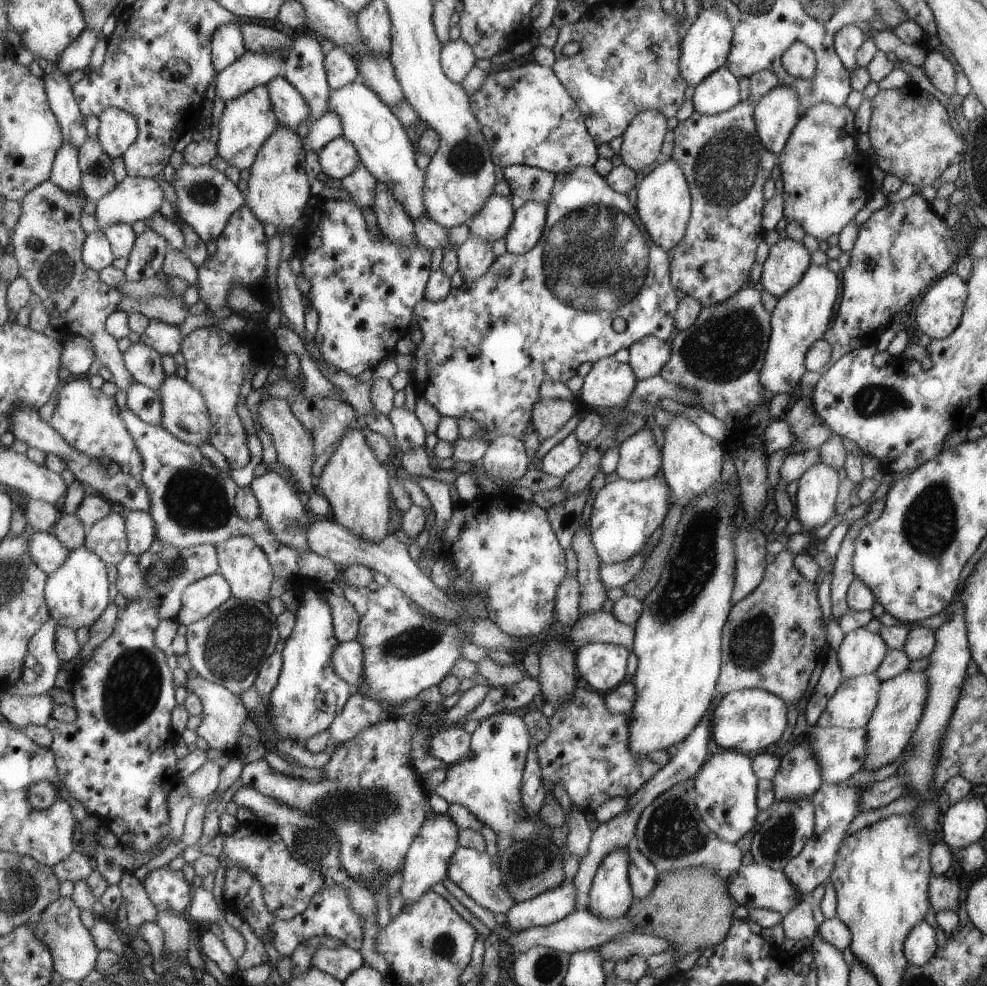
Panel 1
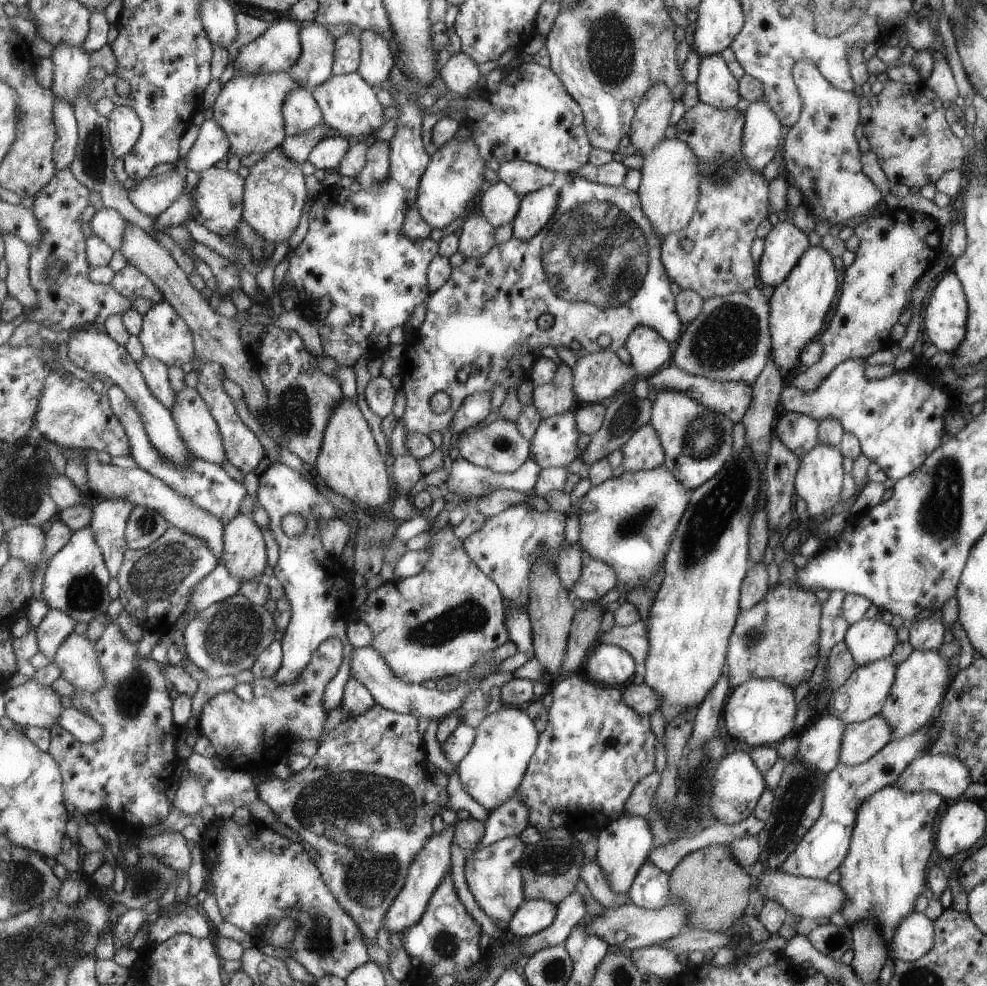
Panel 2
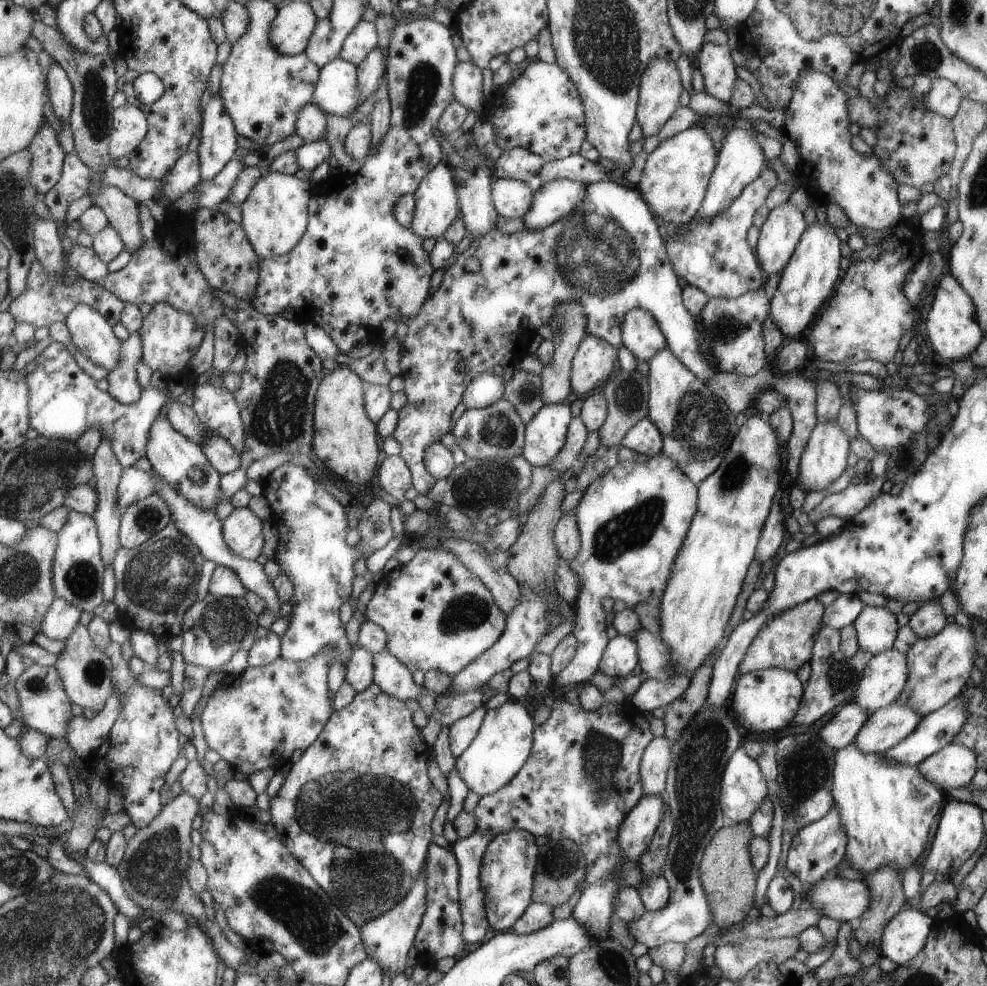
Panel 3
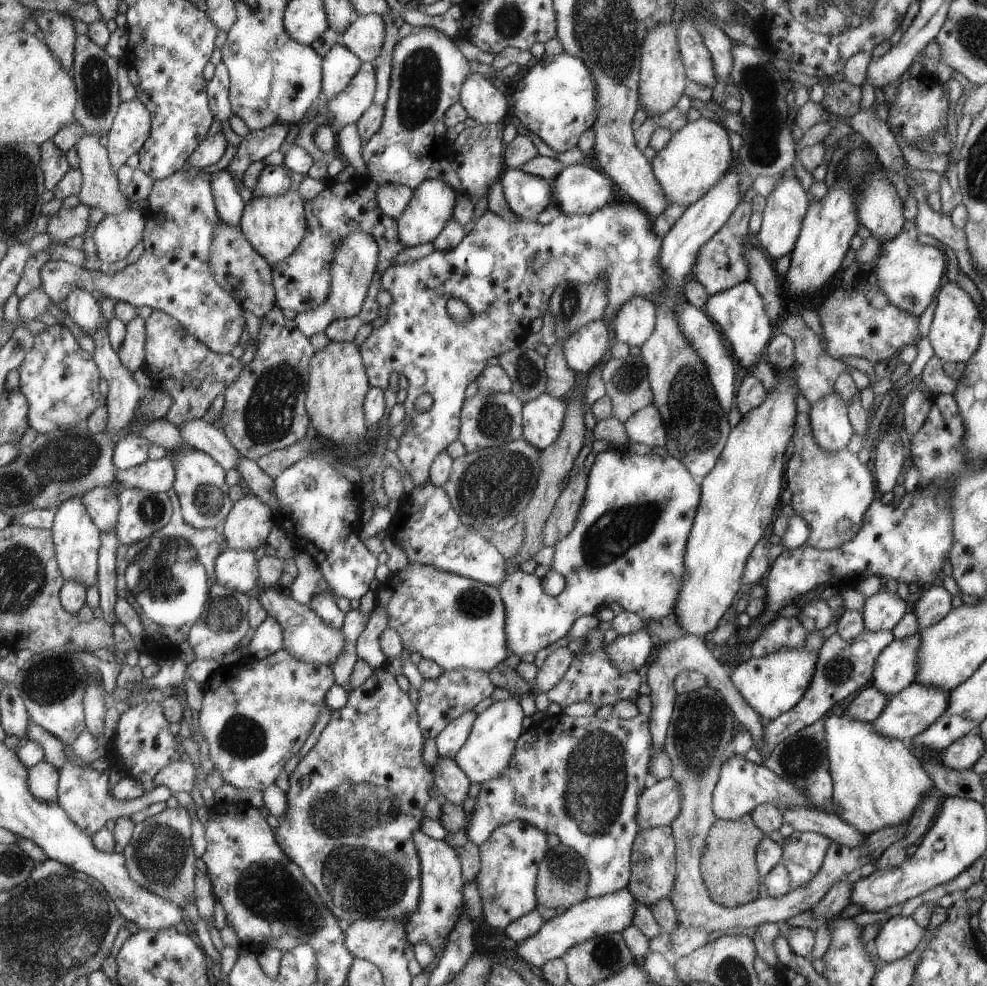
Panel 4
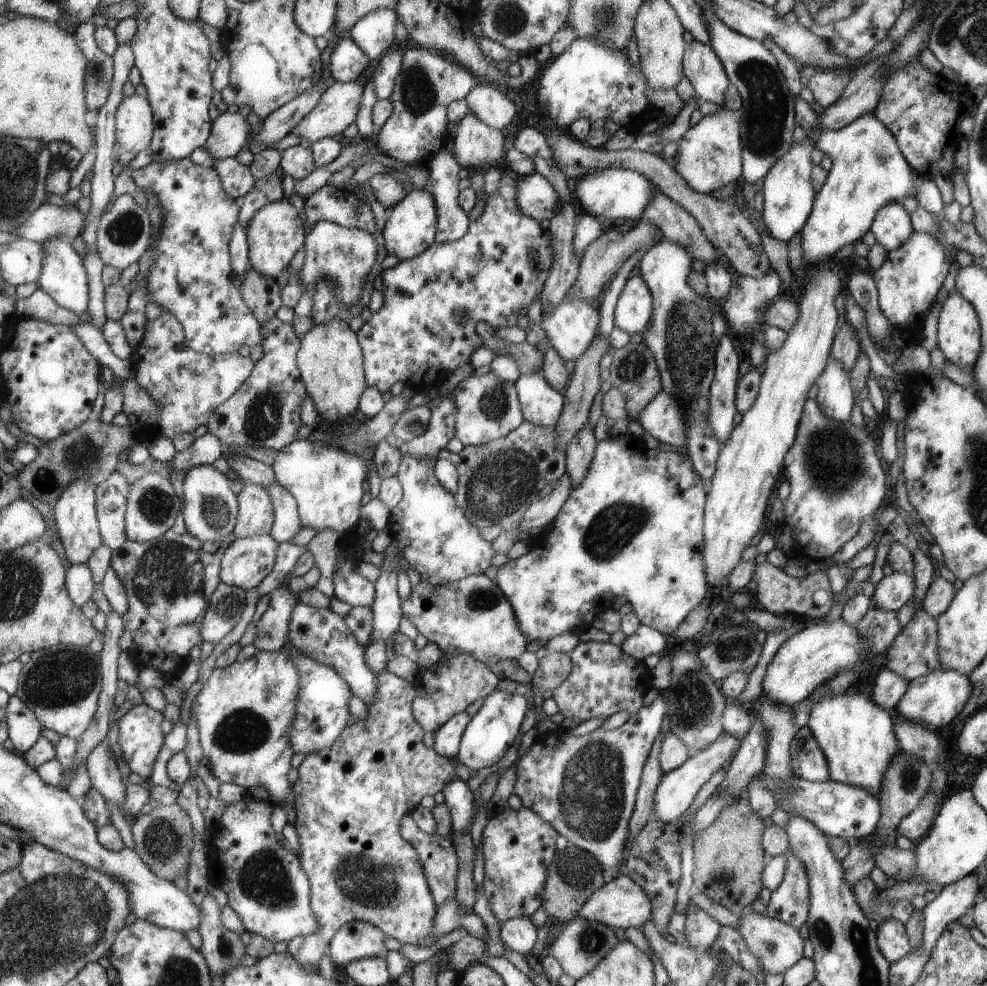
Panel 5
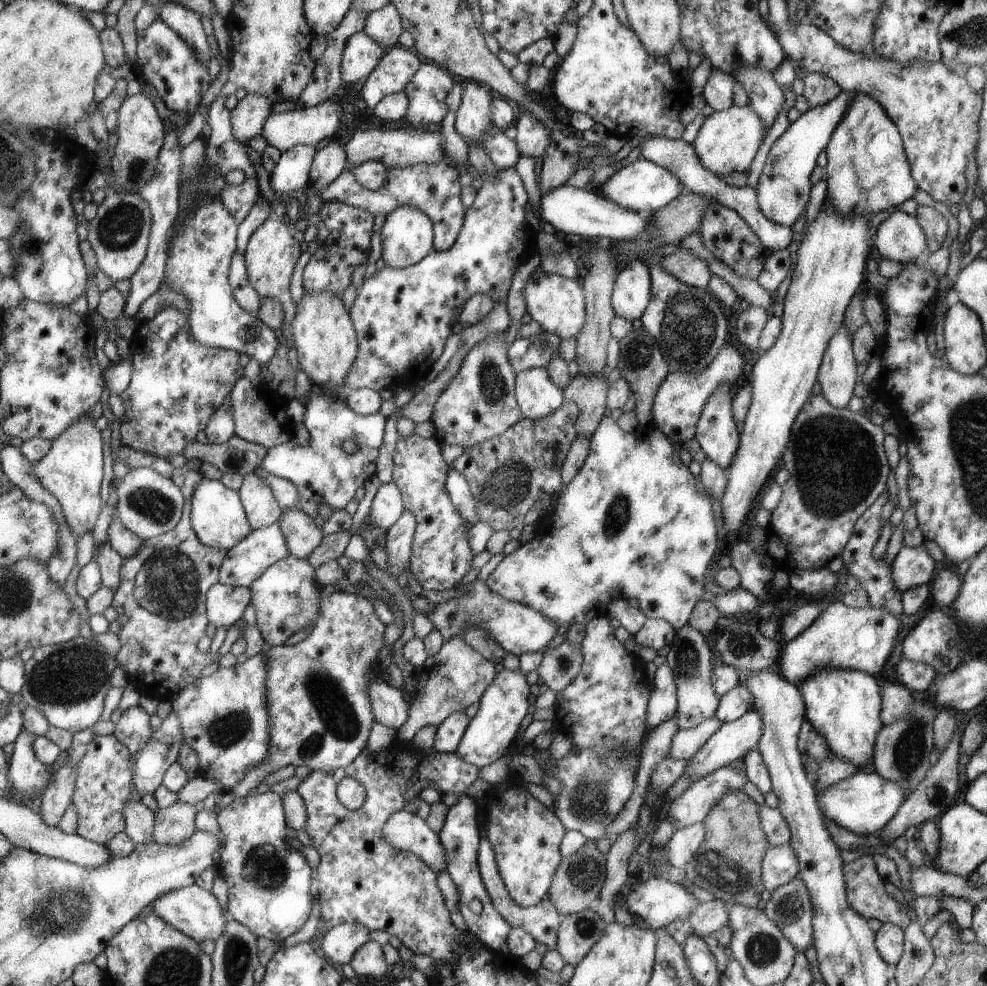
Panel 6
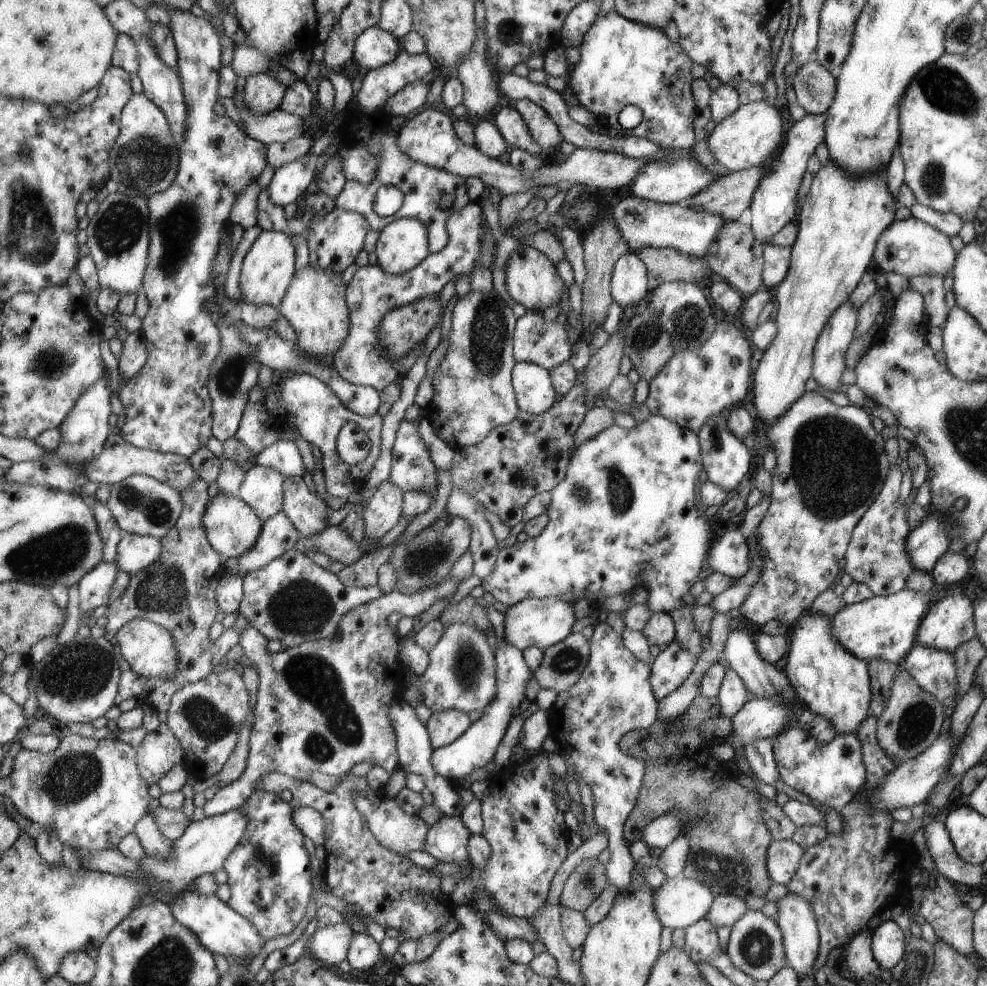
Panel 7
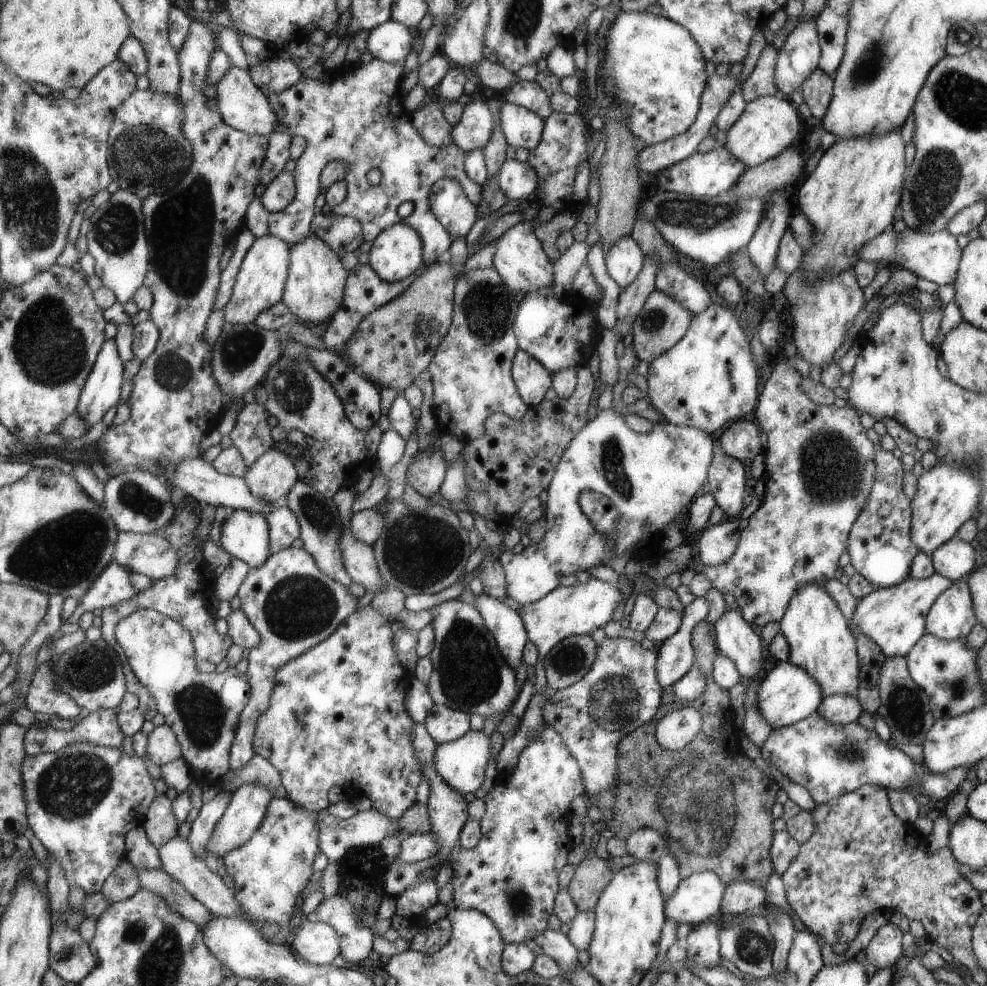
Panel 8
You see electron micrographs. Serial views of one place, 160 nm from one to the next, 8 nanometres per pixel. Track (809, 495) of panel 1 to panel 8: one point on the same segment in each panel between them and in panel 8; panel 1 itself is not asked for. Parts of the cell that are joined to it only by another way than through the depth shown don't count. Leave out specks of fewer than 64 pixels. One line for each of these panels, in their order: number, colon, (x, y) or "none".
2: (817, 480)
3: (823, 459)
4: (829, 422)
5: (835, 396)
6: (836, 376)
7: (829, 350)
8: (822, 306)

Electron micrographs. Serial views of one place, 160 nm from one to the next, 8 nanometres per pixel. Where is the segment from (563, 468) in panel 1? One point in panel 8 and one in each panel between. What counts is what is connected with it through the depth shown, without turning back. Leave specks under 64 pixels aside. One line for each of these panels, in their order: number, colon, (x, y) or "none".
2: (553, 445)
3: (545, 434)
4: (542, 418)
5: (541, 405)
6: (537, 395)
7: (532, 385)
8: (531, 379)

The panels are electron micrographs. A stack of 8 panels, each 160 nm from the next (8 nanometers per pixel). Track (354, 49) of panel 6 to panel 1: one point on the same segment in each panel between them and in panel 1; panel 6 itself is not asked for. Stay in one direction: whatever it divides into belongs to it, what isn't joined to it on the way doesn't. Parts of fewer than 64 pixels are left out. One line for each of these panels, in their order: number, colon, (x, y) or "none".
1: (387, 151)
2: (349, 103)
3: (338, 93)
4: (341, 65)
5: (348, 61)

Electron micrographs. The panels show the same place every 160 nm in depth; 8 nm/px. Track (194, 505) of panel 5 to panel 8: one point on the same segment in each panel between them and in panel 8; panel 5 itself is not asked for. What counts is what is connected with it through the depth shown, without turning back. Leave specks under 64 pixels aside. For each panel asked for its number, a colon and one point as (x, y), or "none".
6: (219, 517)
7: (233, 527)
8: (246, 535)

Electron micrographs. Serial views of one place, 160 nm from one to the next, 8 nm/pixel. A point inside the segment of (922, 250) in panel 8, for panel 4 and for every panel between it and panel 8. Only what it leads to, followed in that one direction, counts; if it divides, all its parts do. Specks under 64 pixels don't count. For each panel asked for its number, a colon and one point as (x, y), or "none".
4: (880, 211)
5: (891, 226)
6: (899, 237)
7: (909, 247)

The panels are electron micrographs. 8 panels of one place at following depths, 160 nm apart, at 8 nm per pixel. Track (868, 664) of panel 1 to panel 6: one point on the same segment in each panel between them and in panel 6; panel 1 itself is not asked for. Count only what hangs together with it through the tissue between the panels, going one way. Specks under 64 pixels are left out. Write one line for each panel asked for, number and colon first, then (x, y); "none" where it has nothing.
2: (868, 639)
3: (876, 628)
4: (881, 611)
5: (893, 591)
6: (911, 566)

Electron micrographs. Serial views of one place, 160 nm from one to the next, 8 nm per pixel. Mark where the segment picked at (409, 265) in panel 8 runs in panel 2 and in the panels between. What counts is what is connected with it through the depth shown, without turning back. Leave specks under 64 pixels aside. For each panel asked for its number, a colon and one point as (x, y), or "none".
2: (455, 172)
3: (435, 202)
4: (427, 214)
5: (410, 227)
6: (407, 234)
7: (402, 246)

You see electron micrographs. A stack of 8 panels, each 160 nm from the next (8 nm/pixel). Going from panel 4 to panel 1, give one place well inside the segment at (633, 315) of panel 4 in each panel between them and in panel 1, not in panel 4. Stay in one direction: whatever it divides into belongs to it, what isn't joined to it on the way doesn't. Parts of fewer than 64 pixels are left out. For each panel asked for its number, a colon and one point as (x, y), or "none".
1: (647, 356)
2: (648, 350)
3: (641, 335)

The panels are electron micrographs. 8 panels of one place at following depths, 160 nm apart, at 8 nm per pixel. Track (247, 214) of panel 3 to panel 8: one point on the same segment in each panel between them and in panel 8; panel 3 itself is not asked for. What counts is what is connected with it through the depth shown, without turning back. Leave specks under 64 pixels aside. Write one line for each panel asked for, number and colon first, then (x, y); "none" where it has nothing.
4: (276, 226)
5: (278, 231)
6: (272, 254)
7: (269, 268)
8: (262, 280)

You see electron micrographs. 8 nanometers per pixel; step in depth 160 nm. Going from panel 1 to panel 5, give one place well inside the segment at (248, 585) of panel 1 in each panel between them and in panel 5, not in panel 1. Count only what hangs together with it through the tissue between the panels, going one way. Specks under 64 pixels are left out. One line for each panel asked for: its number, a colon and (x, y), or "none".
2: (245, 551)
3: (243, 530)
4: (251, 520)
5: (256, 516)

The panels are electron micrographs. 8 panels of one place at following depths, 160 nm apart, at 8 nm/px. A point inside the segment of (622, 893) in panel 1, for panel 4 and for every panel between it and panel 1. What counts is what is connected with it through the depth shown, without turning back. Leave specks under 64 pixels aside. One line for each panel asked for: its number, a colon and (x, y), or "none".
2: (623, 845)
3: (636, 830)
4: (660, 803)

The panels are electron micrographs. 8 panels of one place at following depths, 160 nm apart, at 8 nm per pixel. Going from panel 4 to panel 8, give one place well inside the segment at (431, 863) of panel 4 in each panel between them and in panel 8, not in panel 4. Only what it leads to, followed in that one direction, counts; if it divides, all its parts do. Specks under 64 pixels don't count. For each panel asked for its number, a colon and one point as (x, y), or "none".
5: (437, 855)
6: (405, 831)
7: (401, 832)
8: (367, 828)

